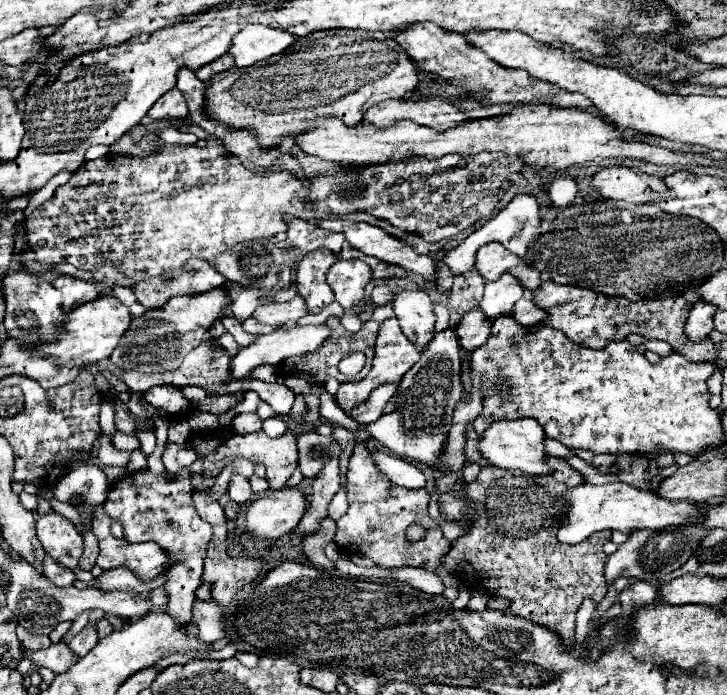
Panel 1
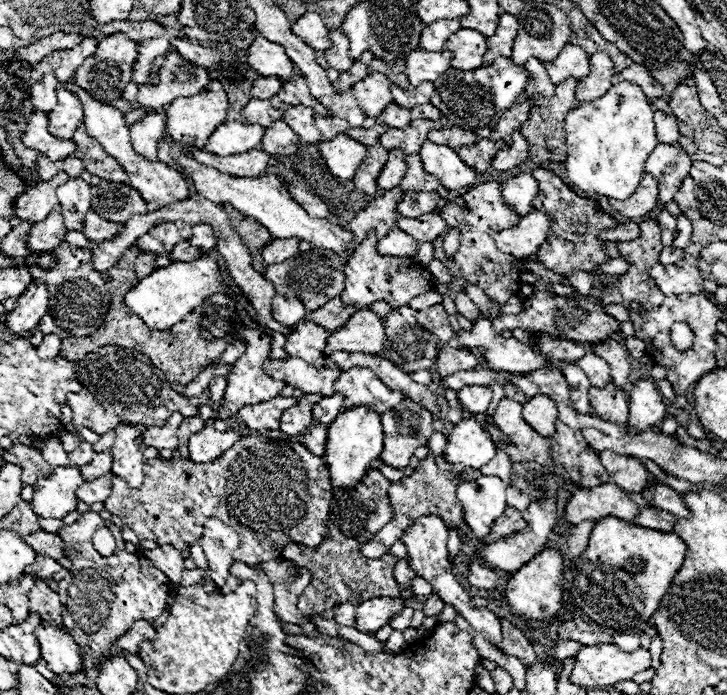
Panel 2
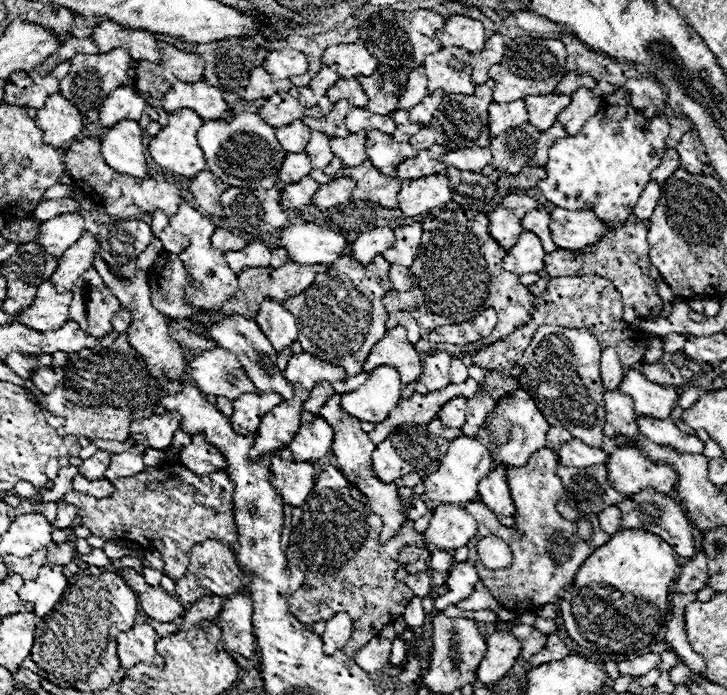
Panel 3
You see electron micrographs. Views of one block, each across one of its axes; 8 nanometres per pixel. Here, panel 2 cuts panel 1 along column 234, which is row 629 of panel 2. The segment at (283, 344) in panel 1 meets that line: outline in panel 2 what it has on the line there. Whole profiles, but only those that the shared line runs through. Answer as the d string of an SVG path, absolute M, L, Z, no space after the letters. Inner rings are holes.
M372 598L356 606L356 624L354 628L362 634L374 634L382 626L388 624L388 620L404 608L402 598Z

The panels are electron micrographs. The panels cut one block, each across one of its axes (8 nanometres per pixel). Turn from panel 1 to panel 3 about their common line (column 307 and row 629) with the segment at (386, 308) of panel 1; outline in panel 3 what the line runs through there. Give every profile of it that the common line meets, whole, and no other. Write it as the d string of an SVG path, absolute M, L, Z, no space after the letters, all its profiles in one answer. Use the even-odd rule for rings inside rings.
M328 466L316 478L312 494L308 494L304 504L294 506L292 512L288 560L304 572L304 586L288 598L288 608L306 624L328 620L338 612L348 612L354 622L354 634L344 646L344 652L350 658L358 648L378 636L386 624L402 616L414 598L412 590L394 578L398 546L402 542L380 546L380 530L380 516L370 510L360 490L334 466Z

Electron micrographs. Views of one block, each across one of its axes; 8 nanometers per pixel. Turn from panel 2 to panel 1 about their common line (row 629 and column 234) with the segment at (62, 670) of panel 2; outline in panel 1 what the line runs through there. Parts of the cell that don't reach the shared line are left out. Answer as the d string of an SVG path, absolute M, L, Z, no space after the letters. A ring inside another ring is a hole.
M250 24L234 36L228 52L234 56L238 68L246 68L258 60L266 60L274 54L284 52L294 40L296 36L286 30Z

